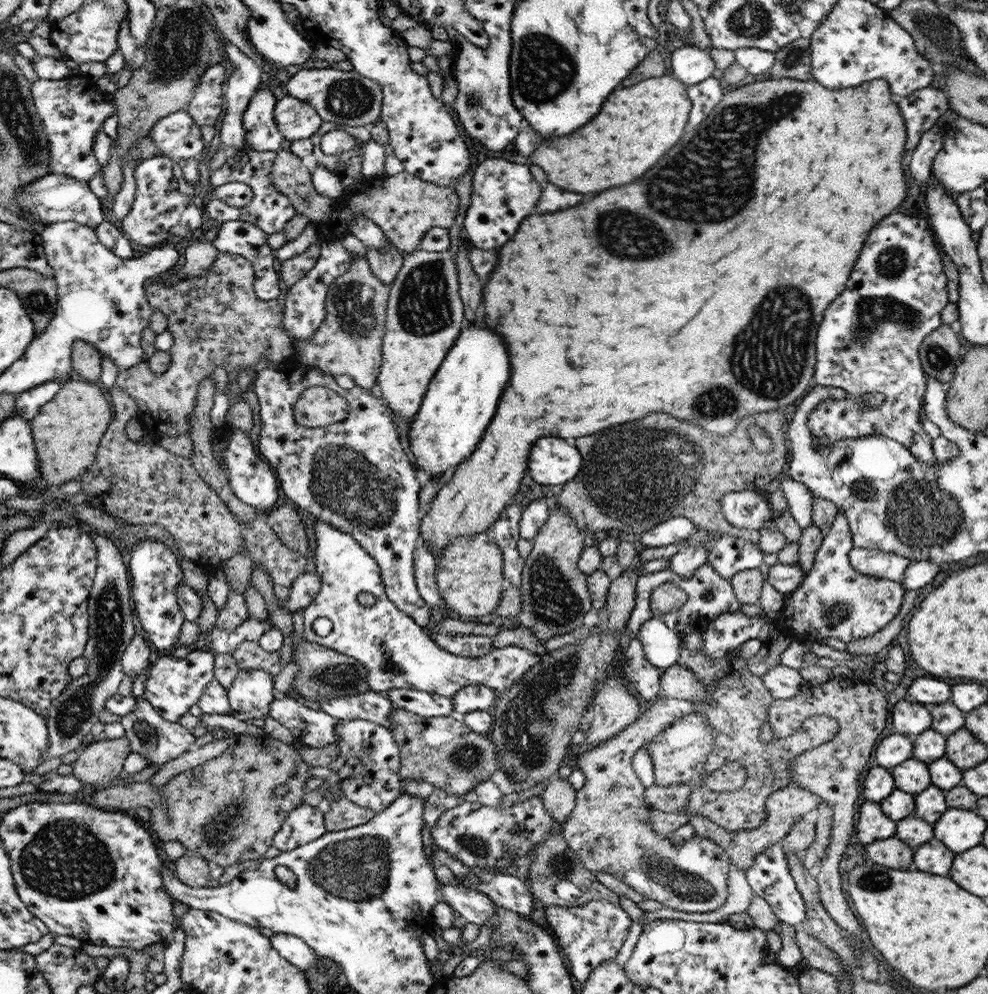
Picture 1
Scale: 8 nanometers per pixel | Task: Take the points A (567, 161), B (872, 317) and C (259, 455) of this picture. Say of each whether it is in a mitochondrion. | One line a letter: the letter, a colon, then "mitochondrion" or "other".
A: other
B: mitochondrion
C: other

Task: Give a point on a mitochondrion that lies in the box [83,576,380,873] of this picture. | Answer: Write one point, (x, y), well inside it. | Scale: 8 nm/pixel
(226, 821)

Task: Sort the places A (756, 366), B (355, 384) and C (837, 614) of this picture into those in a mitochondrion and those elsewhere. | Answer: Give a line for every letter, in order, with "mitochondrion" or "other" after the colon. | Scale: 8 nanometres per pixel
A: mitochondrion
B: other
C: mitochondrion

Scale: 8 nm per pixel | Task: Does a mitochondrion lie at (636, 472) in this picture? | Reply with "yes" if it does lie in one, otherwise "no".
yes

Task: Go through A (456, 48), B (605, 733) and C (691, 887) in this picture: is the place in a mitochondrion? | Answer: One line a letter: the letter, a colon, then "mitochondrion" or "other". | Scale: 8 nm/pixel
A: other
B: other
C: mitochondrion

